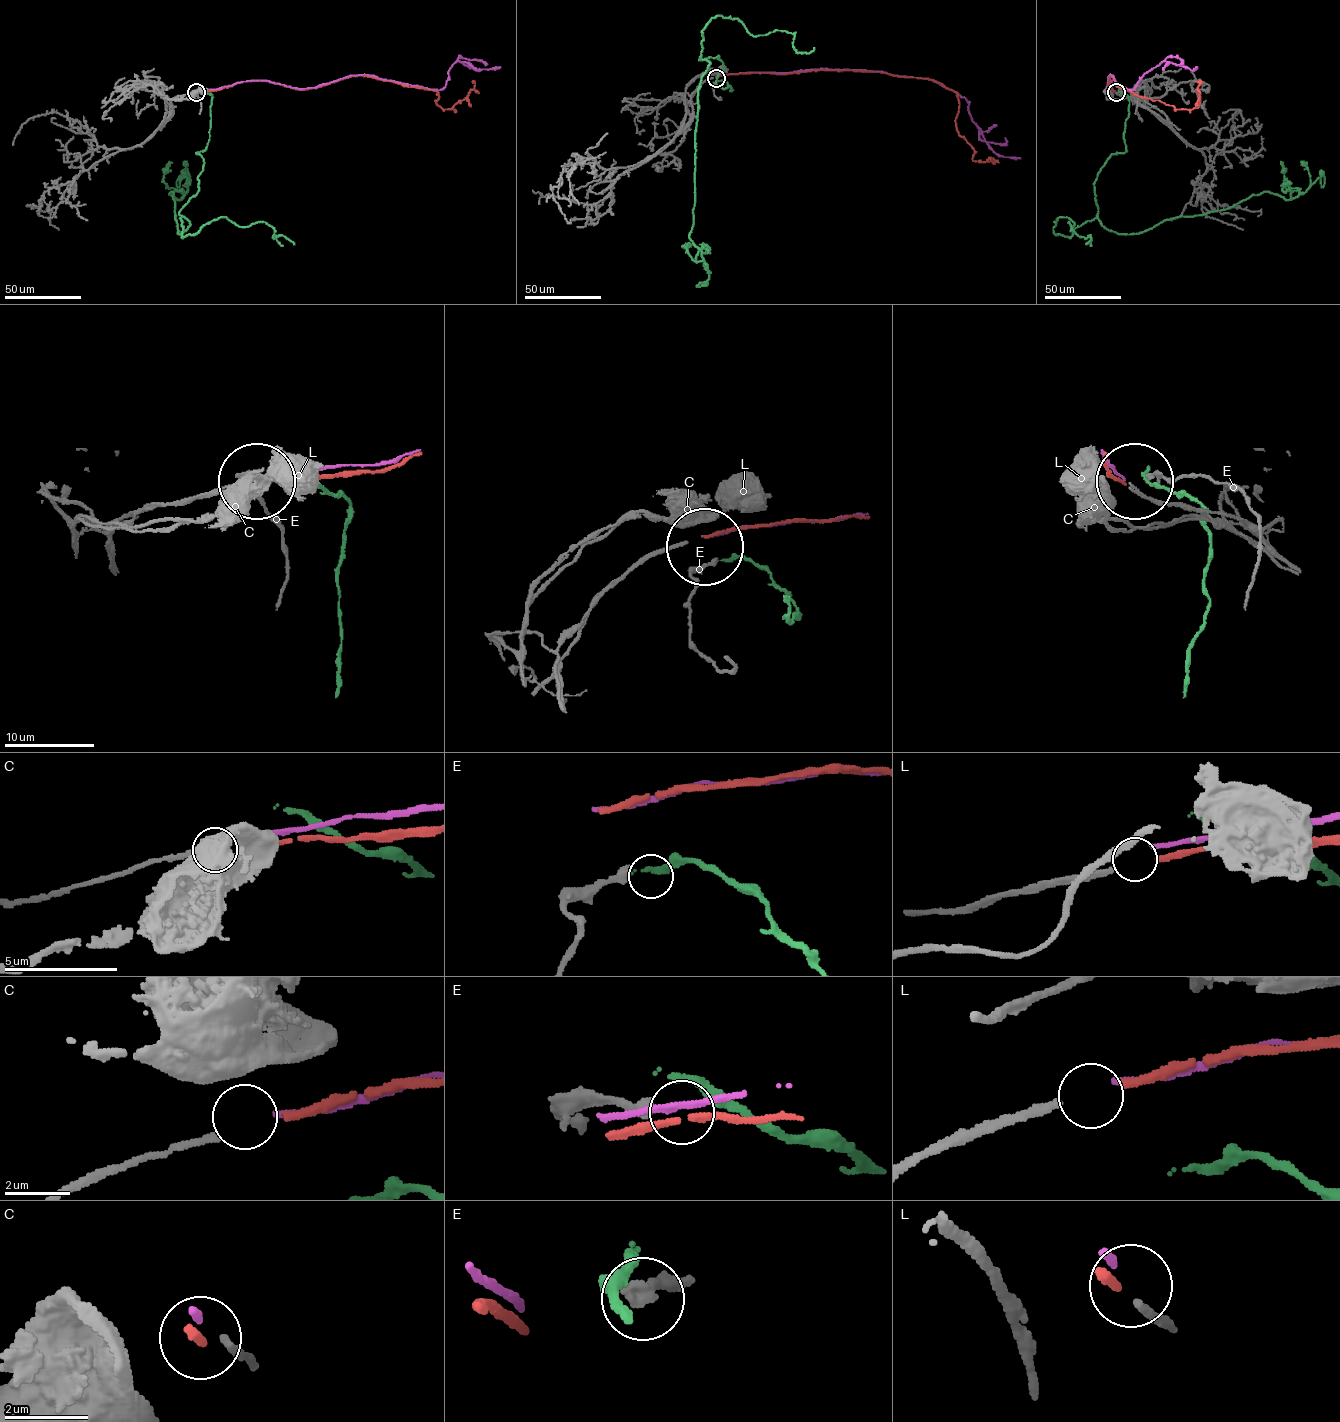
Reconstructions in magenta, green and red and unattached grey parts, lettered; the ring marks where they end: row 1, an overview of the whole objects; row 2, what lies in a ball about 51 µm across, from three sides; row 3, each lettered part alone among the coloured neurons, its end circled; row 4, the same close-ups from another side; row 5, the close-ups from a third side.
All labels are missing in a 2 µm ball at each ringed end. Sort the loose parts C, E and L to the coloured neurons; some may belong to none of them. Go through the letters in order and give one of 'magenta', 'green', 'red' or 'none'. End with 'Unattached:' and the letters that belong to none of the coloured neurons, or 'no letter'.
C: magenta
E: none
L: red
Unattached: E

